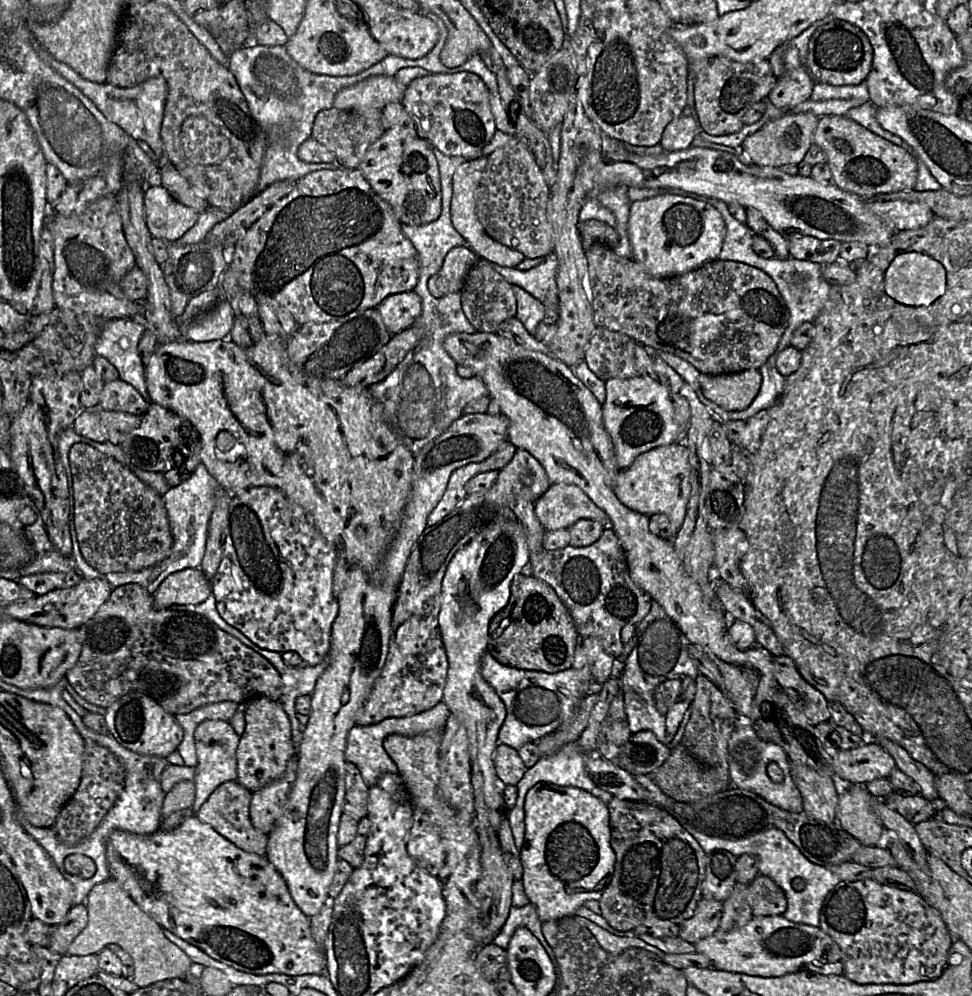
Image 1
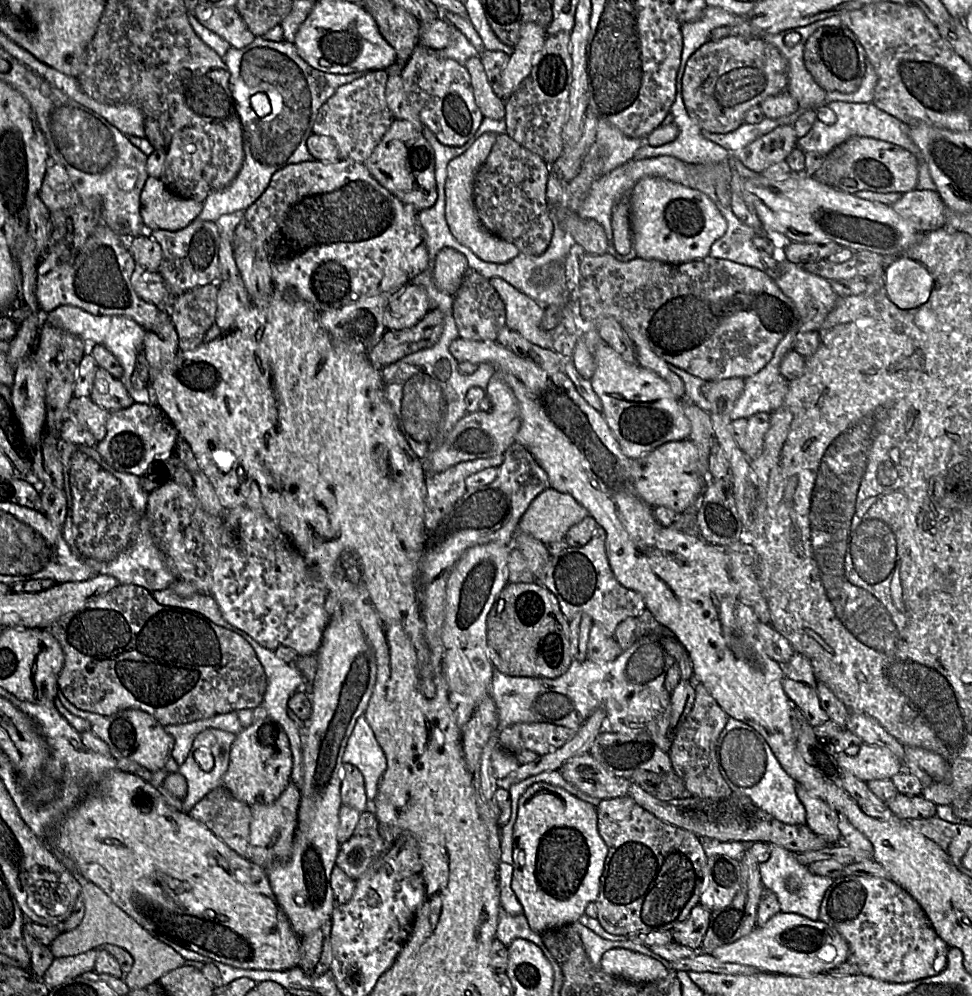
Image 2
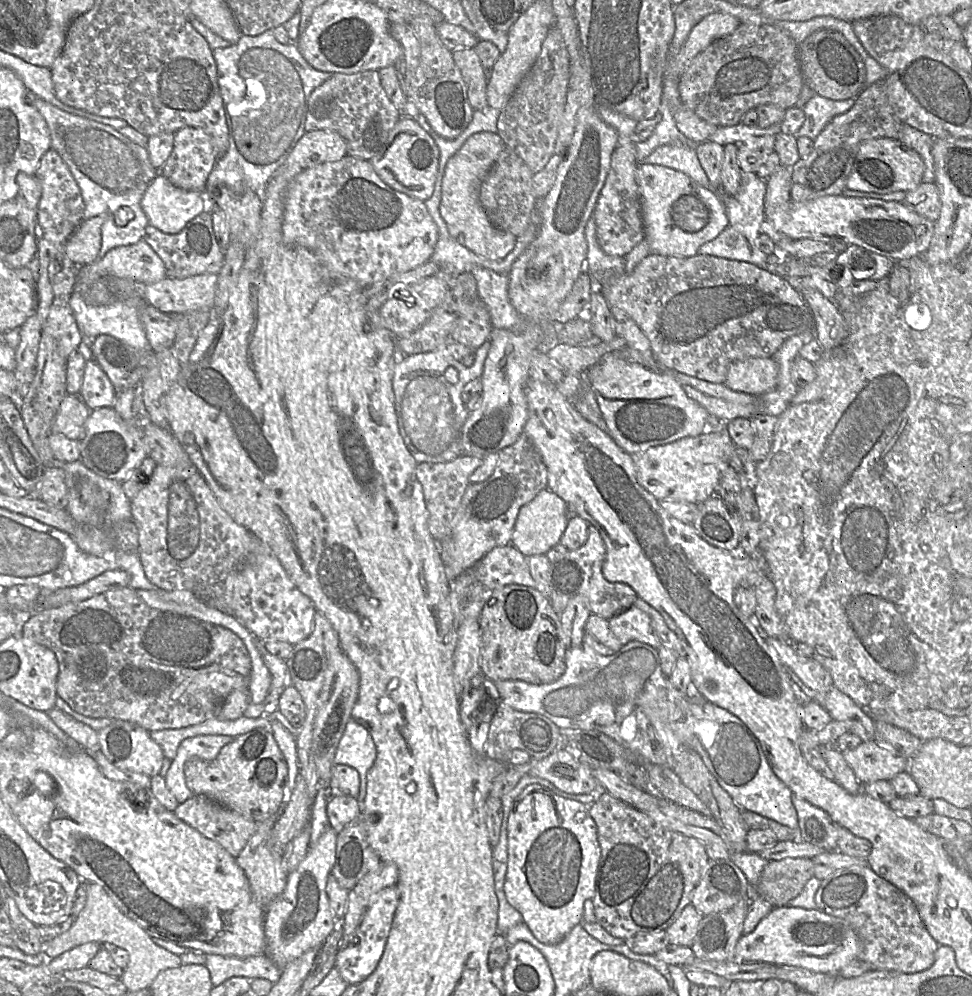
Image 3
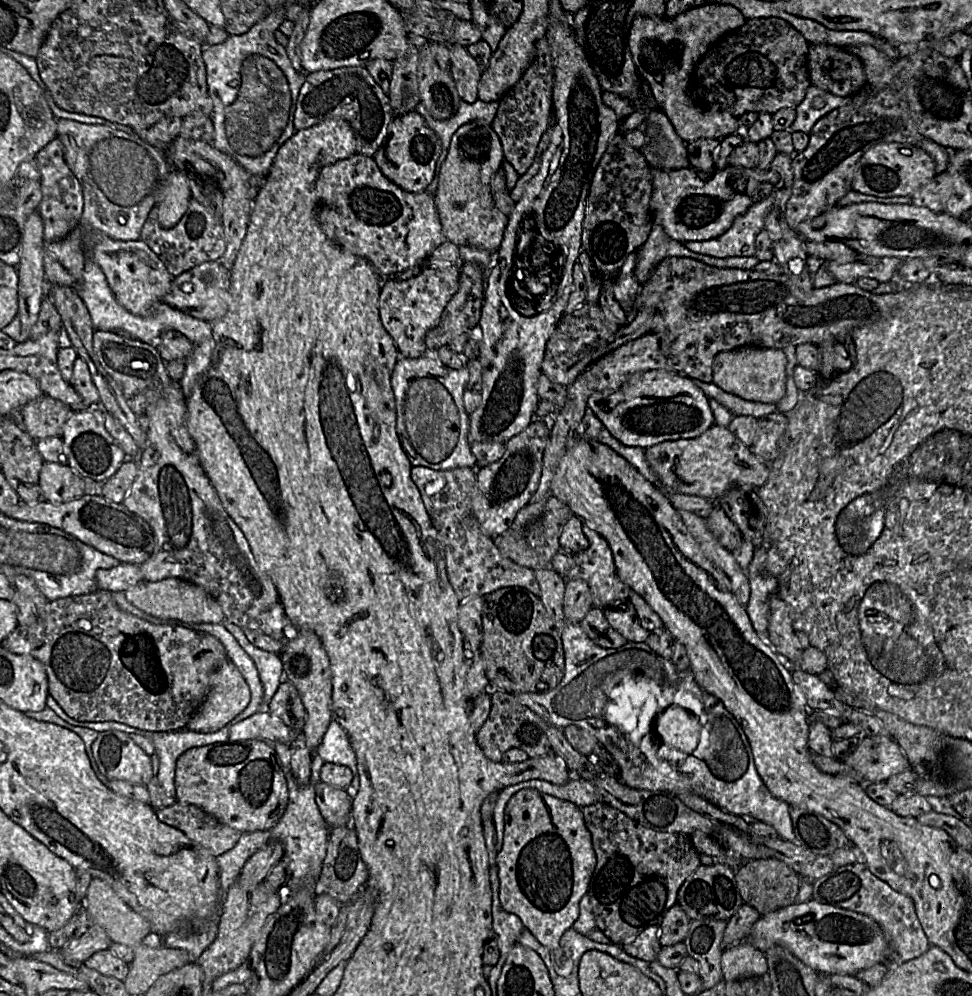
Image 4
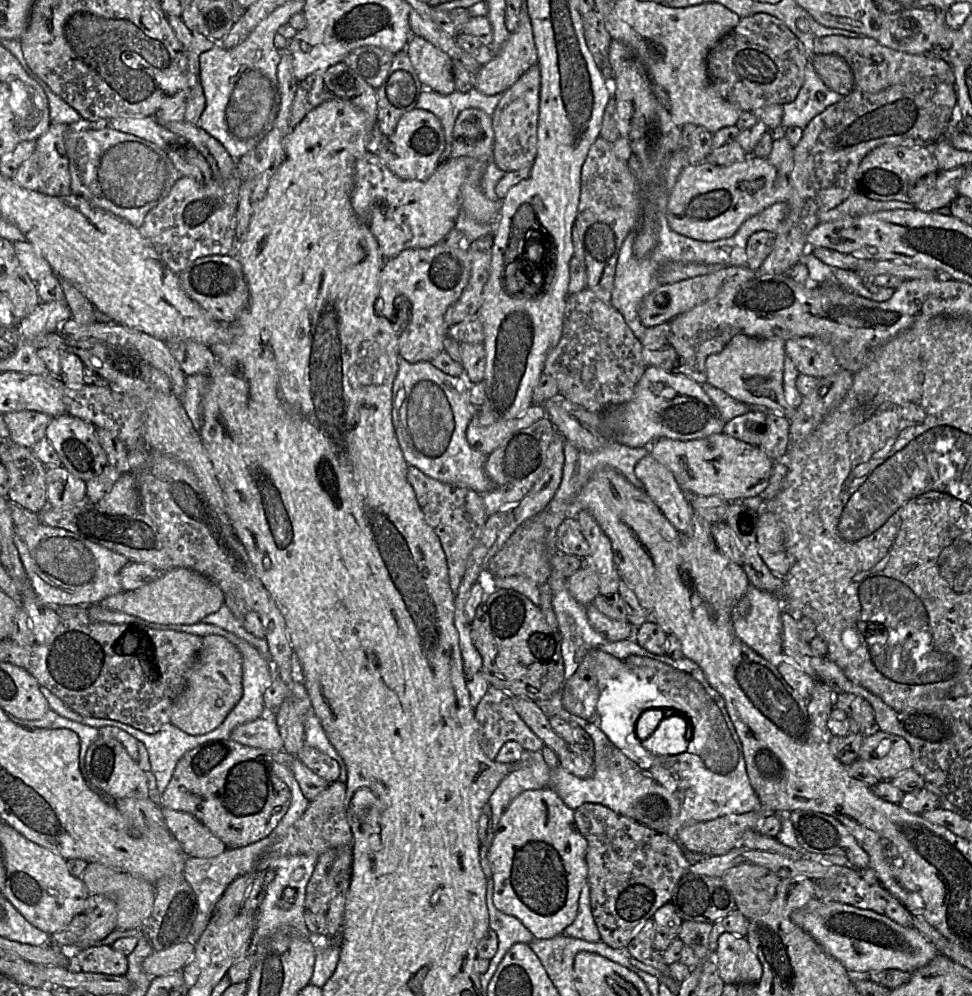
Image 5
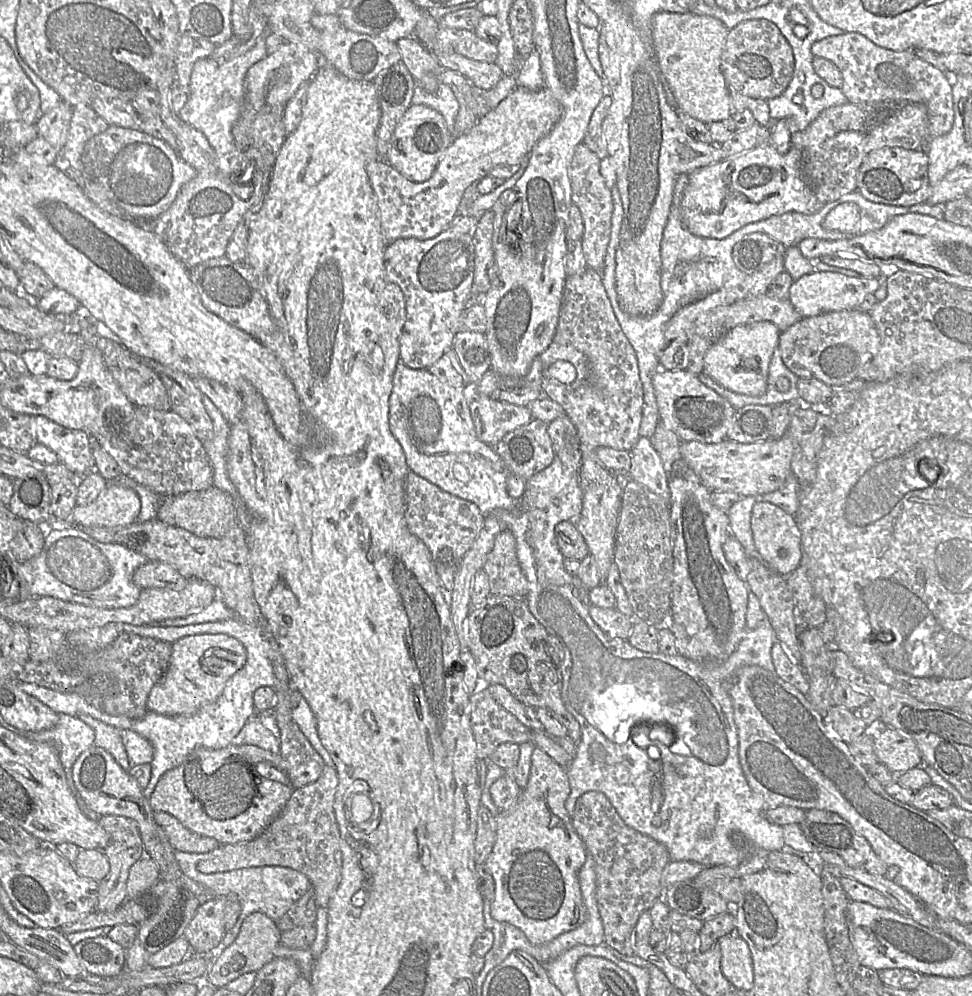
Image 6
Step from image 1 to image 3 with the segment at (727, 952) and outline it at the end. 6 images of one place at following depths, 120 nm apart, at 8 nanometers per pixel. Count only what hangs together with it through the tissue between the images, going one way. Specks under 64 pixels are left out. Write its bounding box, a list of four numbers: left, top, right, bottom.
[735,906,860,974]

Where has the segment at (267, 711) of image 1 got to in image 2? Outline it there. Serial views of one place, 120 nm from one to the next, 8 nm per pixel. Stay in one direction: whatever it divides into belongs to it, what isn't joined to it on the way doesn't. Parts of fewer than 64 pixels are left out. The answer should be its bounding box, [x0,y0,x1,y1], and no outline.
[223,709,292,806]

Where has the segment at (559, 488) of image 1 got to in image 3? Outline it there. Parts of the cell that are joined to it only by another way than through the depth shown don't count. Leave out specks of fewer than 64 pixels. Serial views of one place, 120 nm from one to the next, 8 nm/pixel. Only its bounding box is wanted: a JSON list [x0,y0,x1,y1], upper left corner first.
[511,488,569,557]

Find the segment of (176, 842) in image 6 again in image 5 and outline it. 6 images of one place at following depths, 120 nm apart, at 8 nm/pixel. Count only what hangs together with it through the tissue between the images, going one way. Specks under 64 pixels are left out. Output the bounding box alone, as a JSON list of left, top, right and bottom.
[162,808,227,858]

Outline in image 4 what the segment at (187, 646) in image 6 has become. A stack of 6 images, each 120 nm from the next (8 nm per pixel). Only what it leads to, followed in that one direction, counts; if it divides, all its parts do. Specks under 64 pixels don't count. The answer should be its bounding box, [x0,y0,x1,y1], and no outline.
[185,659,249,734]

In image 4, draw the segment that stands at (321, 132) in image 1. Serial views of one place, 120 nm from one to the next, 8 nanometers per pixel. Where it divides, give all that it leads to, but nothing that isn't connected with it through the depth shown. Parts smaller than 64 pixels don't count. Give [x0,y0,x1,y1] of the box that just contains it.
[293,66,393,157]

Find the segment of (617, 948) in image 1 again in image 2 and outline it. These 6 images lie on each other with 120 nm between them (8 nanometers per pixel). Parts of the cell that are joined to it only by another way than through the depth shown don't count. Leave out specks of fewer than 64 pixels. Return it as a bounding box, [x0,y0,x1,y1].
[571,921,673,972]

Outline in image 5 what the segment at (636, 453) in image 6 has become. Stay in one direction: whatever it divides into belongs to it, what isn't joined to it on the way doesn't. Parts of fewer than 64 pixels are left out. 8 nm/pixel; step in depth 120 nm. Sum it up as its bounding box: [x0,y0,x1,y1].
[634,453,694,535]

